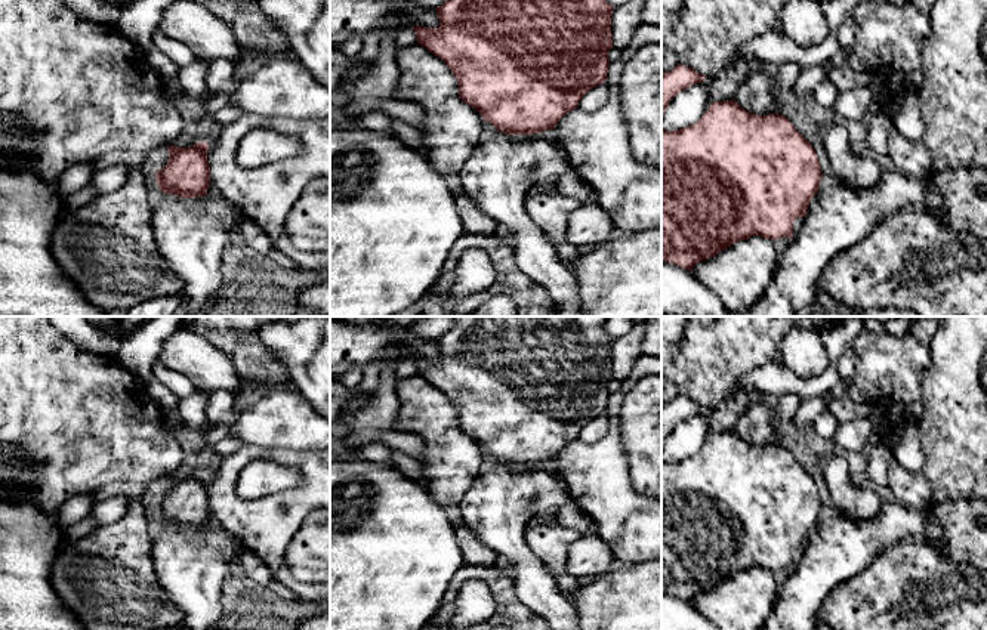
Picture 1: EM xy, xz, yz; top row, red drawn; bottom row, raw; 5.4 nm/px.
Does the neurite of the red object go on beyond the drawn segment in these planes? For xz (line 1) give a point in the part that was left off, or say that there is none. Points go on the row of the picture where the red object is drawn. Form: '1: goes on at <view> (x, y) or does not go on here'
1: does not go on here

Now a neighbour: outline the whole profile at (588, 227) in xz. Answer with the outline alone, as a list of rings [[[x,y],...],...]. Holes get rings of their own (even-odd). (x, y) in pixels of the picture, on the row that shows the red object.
[[[582,206],[568,217],[567,240],[573,245],[598,247],[617,235],[616,225],[599,206]]]

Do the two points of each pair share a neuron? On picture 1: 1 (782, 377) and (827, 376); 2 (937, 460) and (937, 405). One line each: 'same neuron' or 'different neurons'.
1: same neuron
2: same neuron

